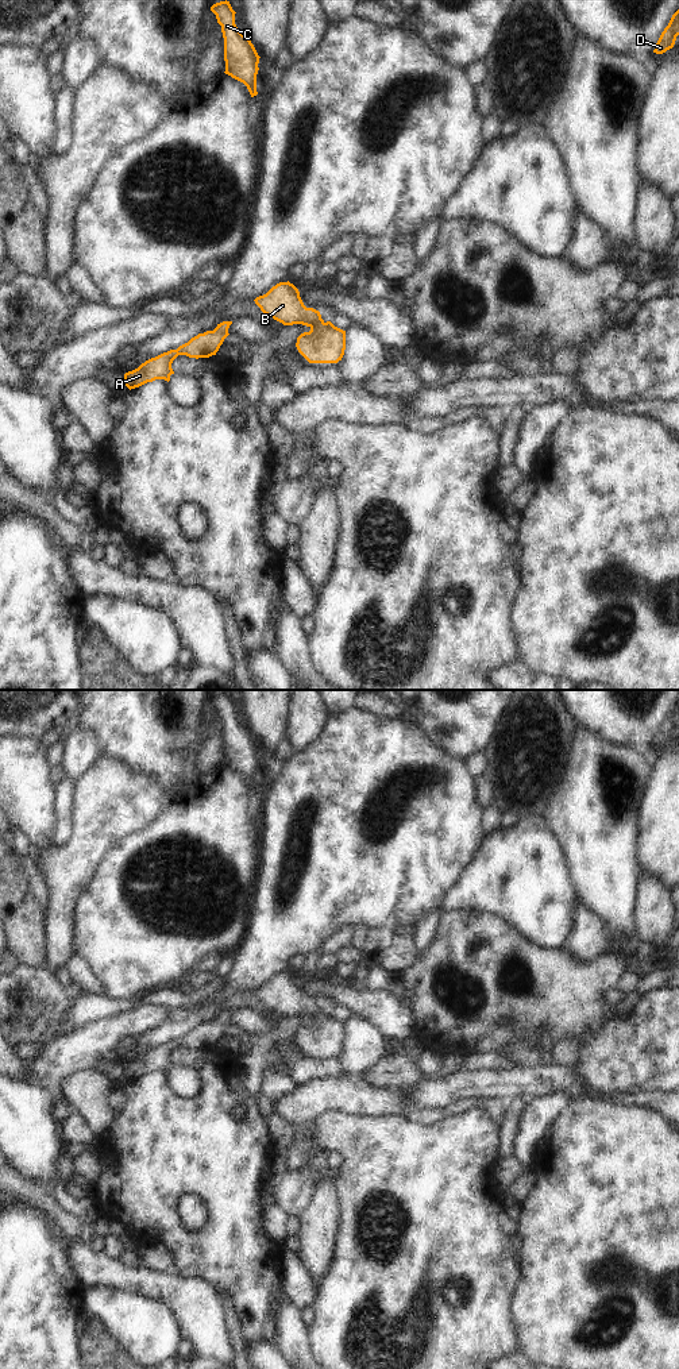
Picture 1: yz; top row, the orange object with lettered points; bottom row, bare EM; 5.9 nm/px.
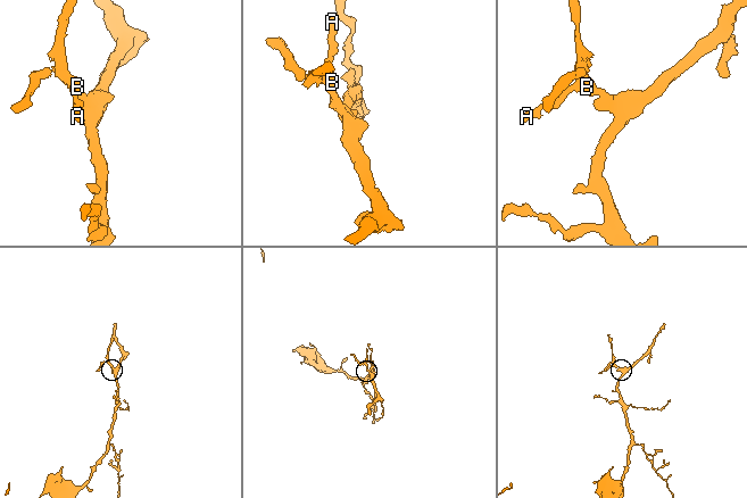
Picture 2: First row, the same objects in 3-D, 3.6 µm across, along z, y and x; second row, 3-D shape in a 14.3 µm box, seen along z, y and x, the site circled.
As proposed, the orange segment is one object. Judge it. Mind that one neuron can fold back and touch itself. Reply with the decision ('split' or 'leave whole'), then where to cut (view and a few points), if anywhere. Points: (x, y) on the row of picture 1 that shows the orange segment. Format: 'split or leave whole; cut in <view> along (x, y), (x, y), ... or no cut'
leave whole; no cut

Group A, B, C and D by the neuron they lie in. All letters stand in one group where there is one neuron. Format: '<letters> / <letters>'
A B C D

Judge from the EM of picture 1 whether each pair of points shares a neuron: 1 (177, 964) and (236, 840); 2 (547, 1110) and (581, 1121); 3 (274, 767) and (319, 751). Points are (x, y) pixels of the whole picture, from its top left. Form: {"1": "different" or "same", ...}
{"1": "same", "2": "different", "3": "different"}

